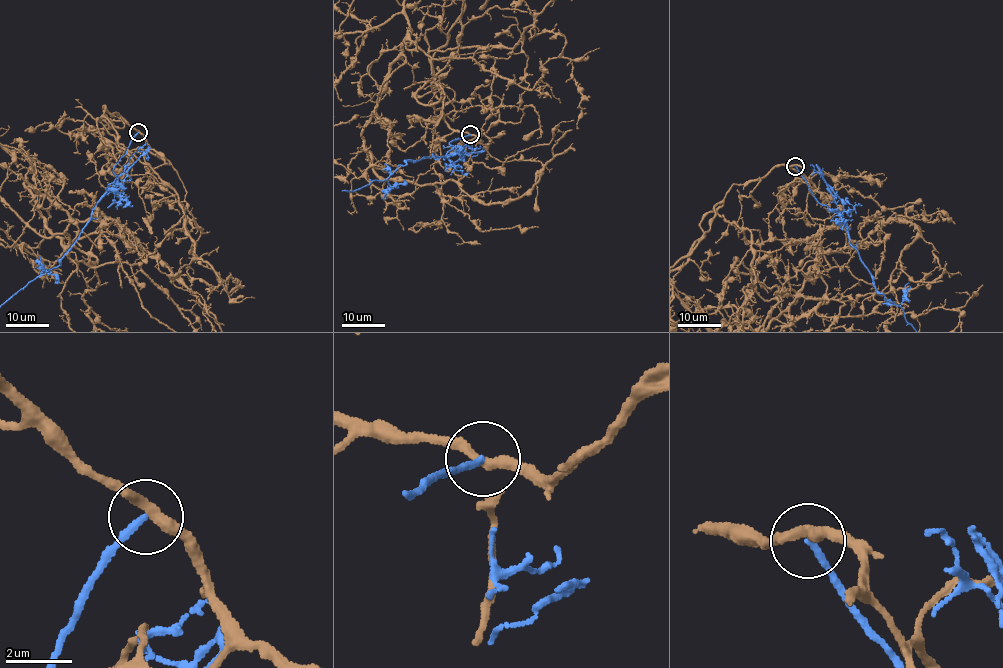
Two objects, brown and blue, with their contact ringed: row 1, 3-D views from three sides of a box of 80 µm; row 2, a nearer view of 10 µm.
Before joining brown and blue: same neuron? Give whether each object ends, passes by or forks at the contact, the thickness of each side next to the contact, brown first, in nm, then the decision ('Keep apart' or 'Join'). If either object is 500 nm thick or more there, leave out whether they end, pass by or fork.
At the ring brown passes by. At the ring blue ends. Thickness 320 nm (brown) against 220 nm. Keep apart

